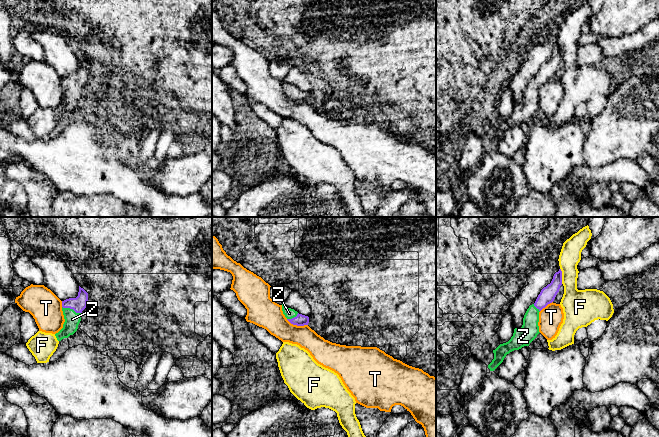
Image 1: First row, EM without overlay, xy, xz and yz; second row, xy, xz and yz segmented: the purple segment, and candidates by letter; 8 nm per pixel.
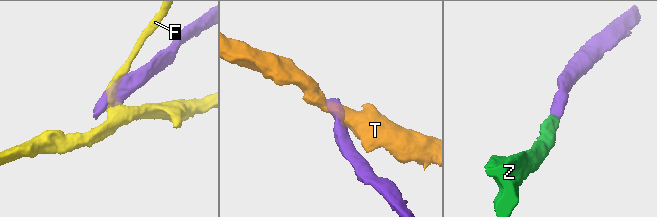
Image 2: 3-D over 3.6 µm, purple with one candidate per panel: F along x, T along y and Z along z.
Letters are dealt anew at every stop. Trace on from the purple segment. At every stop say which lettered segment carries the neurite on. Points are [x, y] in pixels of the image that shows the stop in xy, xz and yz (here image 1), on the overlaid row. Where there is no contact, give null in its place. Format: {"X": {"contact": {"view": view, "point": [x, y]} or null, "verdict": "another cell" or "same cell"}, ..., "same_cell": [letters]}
{"F": {"contact": {"view": "yz", "point": [561, 276]}, "verdict": "another cell"}, "T": {"contact": {"view": "xz", "point": [297, 325]}, "verdict": "another cell"}, "Z": {"contact": {"view": "xy", "point": [72, 308]}, "verdict": "same cell"}, "same_cell": ["Z"]}

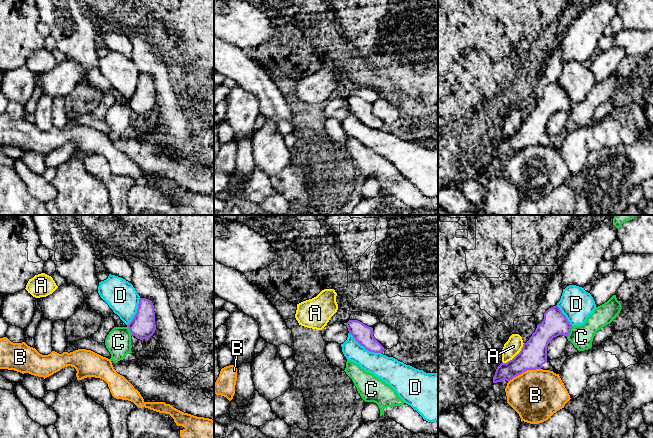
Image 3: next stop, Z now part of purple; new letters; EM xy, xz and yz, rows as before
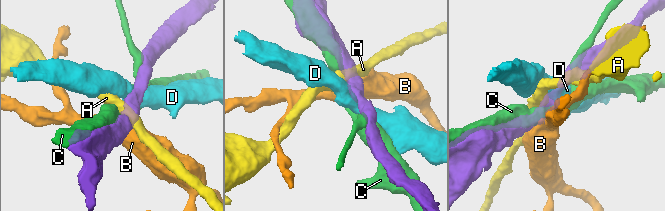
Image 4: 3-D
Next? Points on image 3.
{"A": {"contact": {"view": "yz", "point": [515, 356]}, "verdict": "another cell"}, "B": {"contact": {"view": "yz", "point": [524, 371]}, "verdict": "another cell"}, "C": {"contact": {"view": "yz", "point": [569, 332]}, "verdict": "another cell"}, "D": {"contact": {"view": "xz", "point": [365, 348]}, "verdict": "another cell"}, "same_cell": []}

